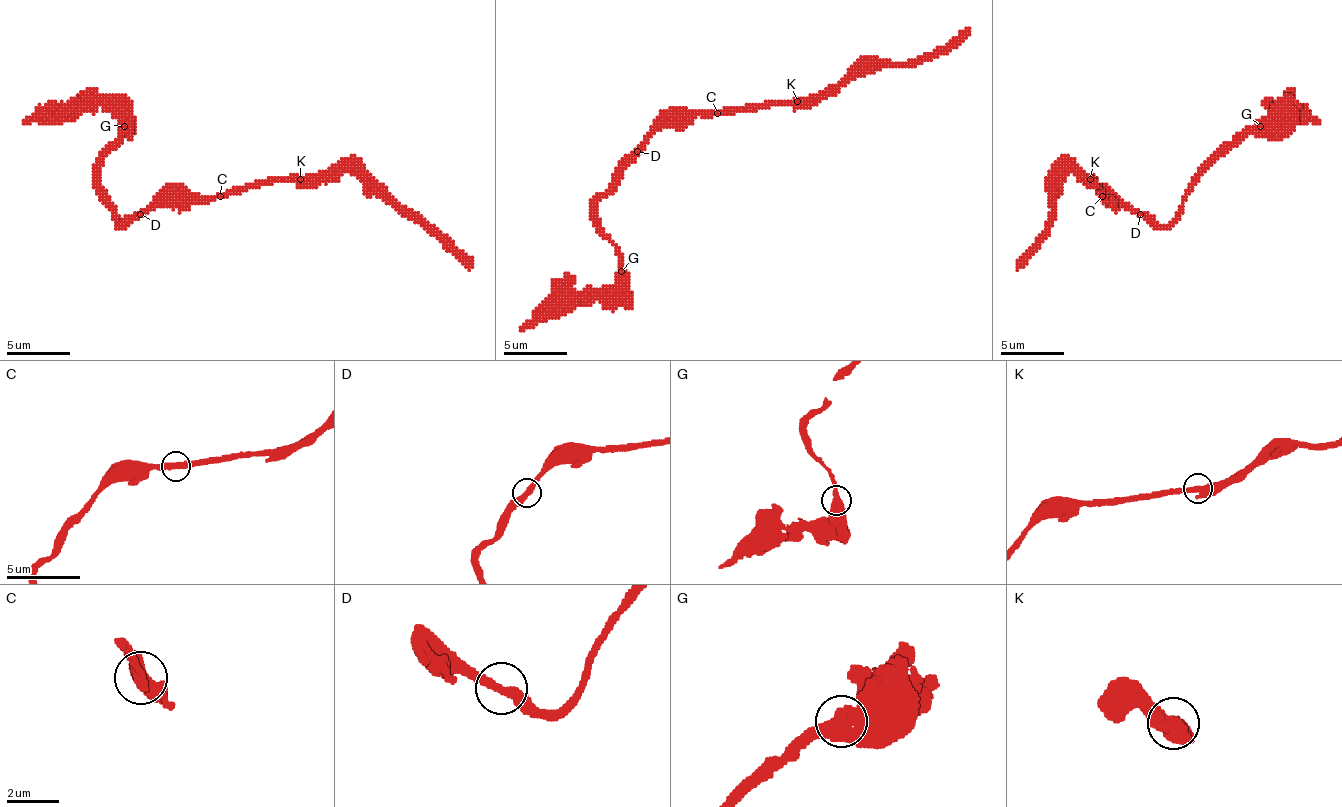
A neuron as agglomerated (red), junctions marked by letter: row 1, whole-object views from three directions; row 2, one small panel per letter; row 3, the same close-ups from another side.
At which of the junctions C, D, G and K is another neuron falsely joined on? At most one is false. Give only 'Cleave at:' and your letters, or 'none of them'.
Cleave at: none of them

